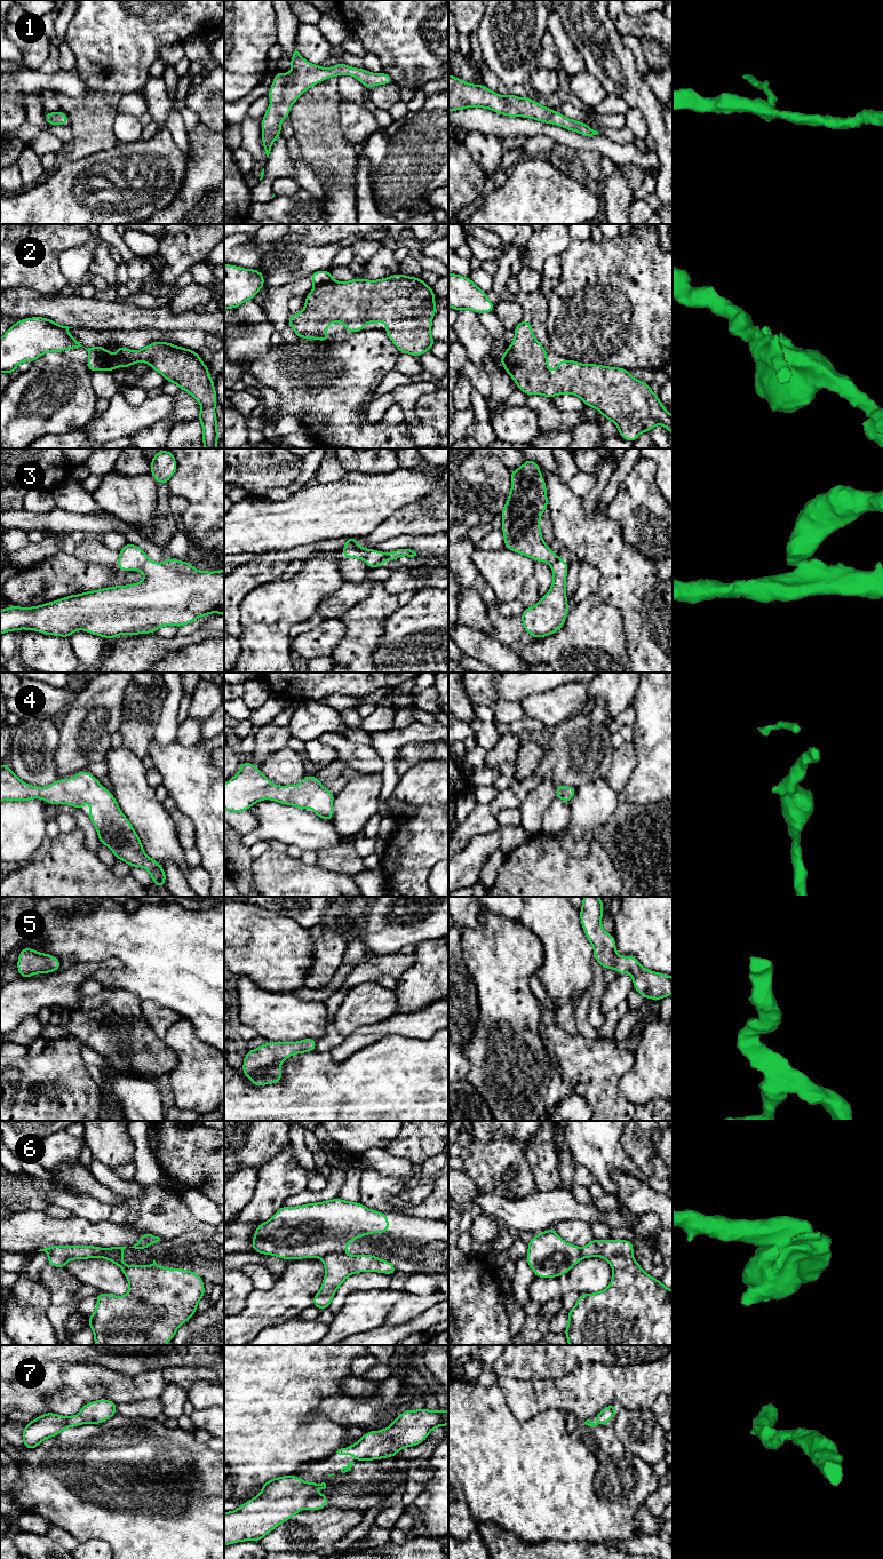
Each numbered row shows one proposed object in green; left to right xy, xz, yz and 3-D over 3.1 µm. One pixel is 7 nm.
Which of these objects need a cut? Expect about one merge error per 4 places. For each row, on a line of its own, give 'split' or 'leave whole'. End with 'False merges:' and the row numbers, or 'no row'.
1: leave whole
2: split
3: split
4: leave whole
5: leave whole
6: split
7: leave whole
False merges: 2, 3, 6

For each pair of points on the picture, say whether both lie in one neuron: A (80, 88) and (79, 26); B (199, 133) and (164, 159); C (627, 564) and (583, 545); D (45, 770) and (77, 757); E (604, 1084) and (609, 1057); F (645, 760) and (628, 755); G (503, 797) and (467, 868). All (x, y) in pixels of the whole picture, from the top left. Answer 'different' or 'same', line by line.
A: different
B: different
C: same
D: different
E: same
F: different
G: different

